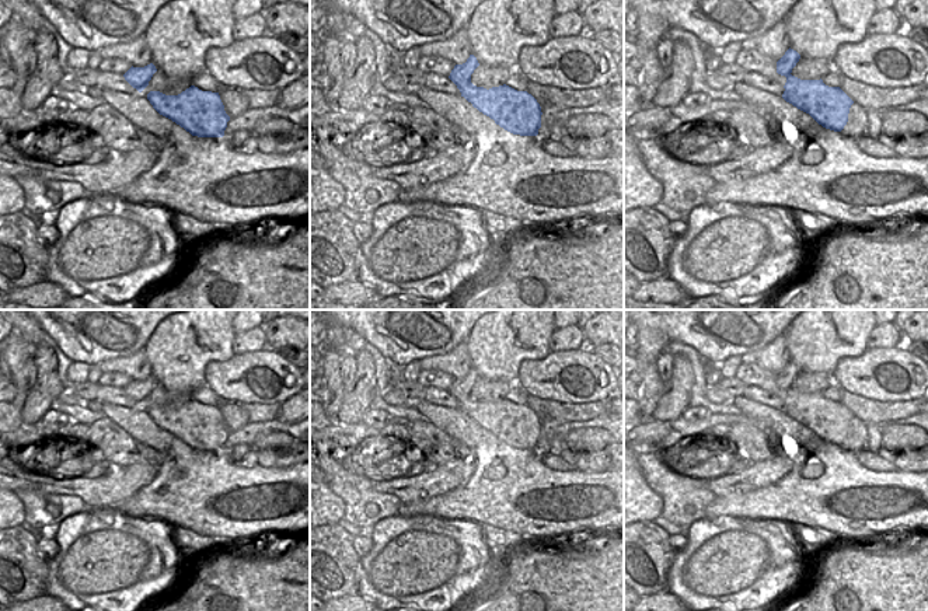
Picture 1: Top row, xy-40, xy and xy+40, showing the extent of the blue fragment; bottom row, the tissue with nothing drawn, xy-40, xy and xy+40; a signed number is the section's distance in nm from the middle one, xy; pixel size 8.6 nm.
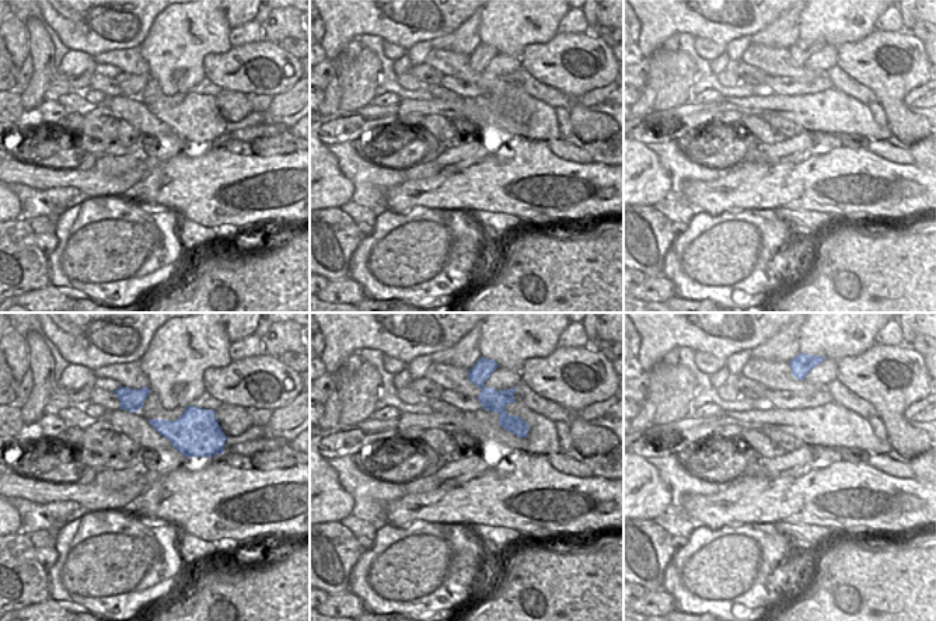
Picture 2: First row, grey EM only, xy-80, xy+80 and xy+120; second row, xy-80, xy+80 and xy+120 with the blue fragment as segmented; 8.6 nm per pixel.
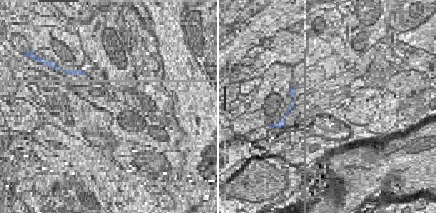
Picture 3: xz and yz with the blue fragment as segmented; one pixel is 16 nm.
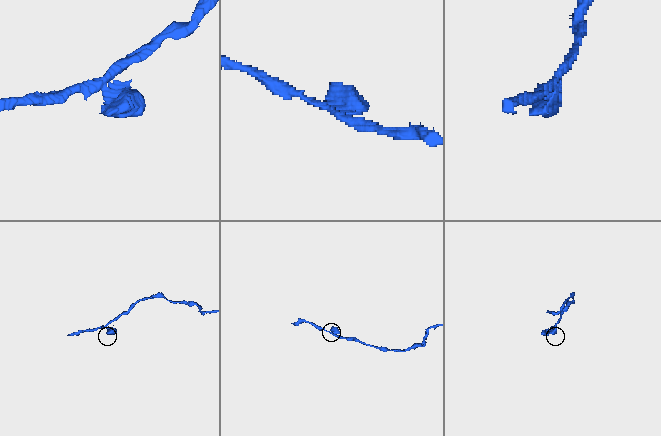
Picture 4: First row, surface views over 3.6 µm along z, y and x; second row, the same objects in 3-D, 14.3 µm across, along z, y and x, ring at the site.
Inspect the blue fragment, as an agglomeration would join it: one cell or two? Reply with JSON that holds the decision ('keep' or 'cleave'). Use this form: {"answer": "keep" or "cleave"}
{"answer": "keep"}

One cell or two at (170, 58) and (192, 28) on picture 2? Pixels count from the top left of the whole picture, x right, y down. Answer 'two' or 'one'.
one

